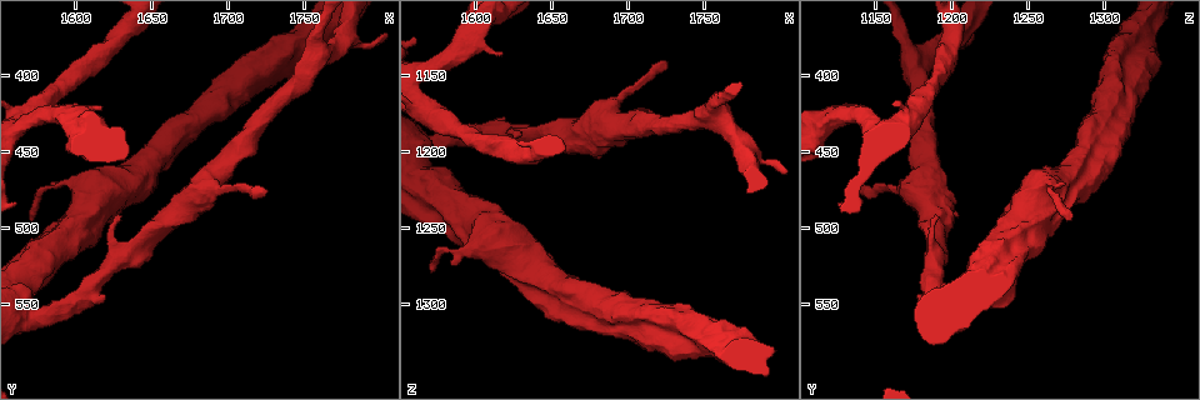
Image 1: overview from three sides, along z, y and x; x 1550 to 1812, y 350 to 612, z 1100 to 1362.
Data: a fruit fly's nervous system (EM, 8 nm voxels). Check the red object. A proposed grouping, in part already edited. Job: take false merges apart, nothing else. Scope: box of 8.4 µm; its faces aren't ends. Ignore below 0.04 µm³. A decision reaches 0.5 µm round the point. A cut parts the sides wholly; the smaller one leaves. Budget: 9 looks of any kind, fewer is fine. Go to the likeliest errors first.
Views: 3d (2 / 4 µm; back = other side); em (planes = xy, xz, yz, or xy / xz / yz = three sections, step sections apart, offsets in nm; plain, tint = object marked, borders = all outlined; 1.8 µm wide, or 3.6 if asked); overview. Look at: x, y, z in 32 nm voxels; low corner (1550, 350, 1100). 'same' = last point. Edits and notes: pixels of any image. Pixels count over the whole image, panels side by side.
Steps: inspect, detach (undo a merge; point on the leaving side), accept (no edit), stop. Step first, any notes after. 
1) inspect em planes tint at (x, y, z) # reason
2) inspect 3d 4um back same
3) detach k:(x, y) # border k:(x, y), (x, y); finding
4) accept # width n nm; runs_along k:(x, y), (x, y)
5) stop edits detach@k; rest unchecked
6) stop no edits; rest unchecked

inspect em 3.6um planes plain at (1568, 558, 1194) # thick turns thin

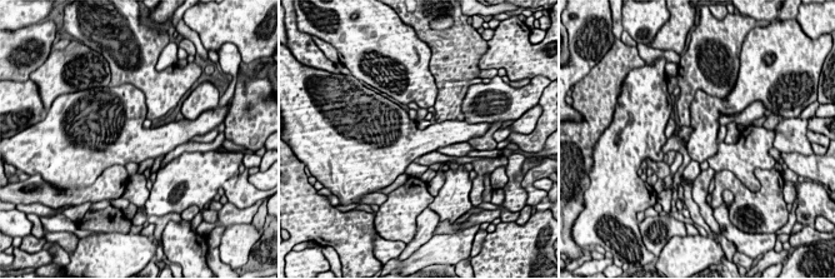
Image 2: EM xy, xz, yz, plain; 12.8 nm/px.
inspect em 3.6um planes tint same # where the object lies

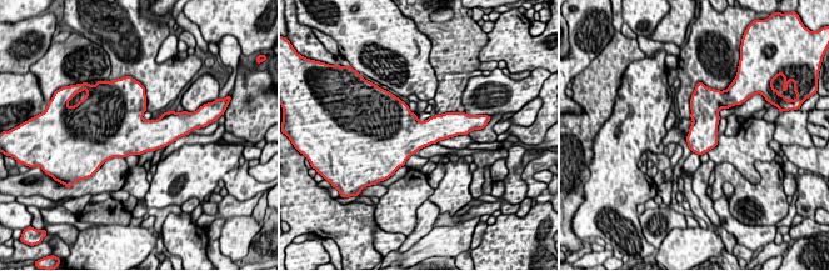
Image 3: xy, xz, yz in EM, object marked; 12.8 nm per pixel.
accept # width 380 nm; one neuron here

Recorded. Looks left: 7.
inspect 3d 4um back at (1660, 492, 1190) # thick turns thin

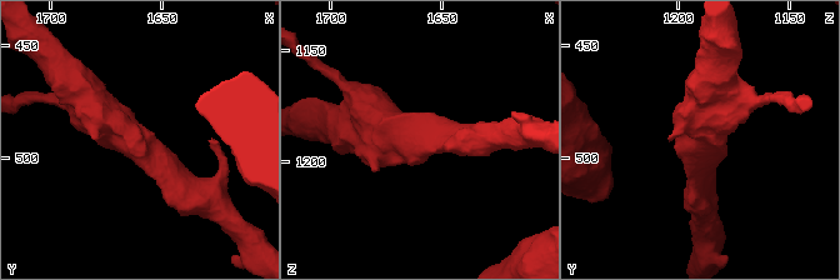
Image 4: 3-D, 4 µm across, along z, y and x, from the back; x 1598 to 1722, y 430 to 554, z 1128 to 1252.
inspect em 3.6um planes tint at (1662, 494, 1190) # arm_widths 320, 600 nm

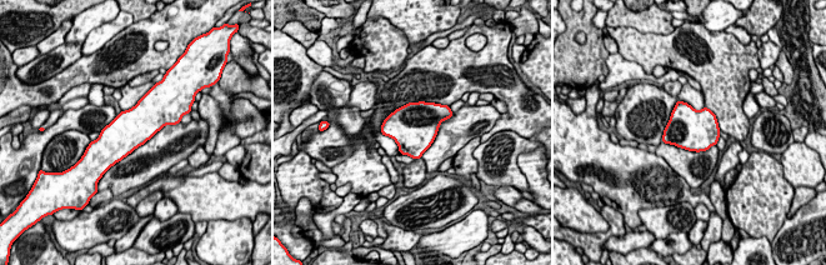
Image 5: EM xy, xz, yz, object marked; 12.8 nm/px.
accept # width 500 nm; all the same neuron

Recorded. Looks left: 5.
inspect em 3.6um xy step 8 tint at (1614, 480, 1256) # sudden change in width

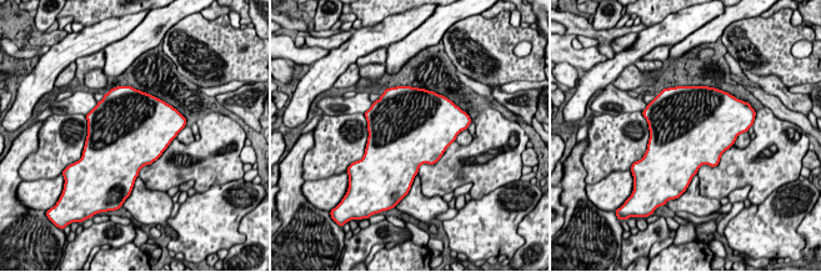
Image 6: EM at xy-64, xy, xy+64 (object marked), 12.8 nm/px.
accept # width 1000 nm; all the same neuron

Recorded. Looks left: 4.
inspect em planes tint at (1756, 388, 1176) # arms part here

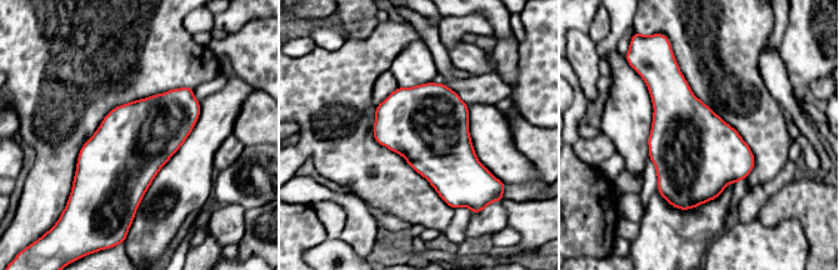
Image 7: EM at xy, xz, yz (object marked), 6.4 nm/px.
accept # one neuron here

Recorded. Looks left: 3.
stop no edits; rest unchecked

